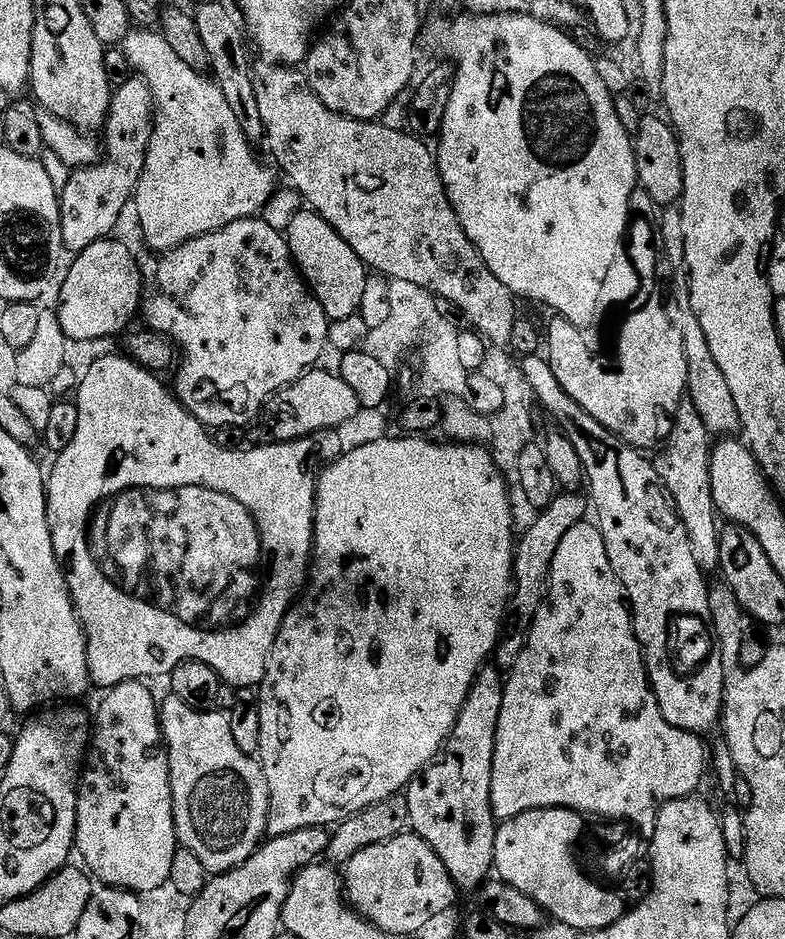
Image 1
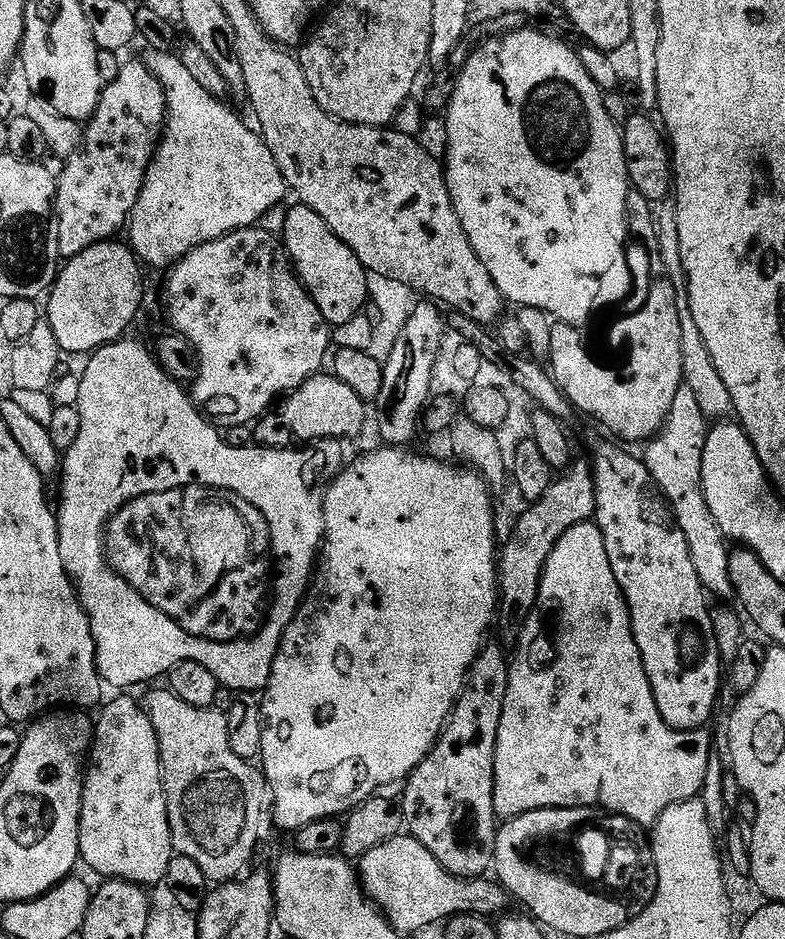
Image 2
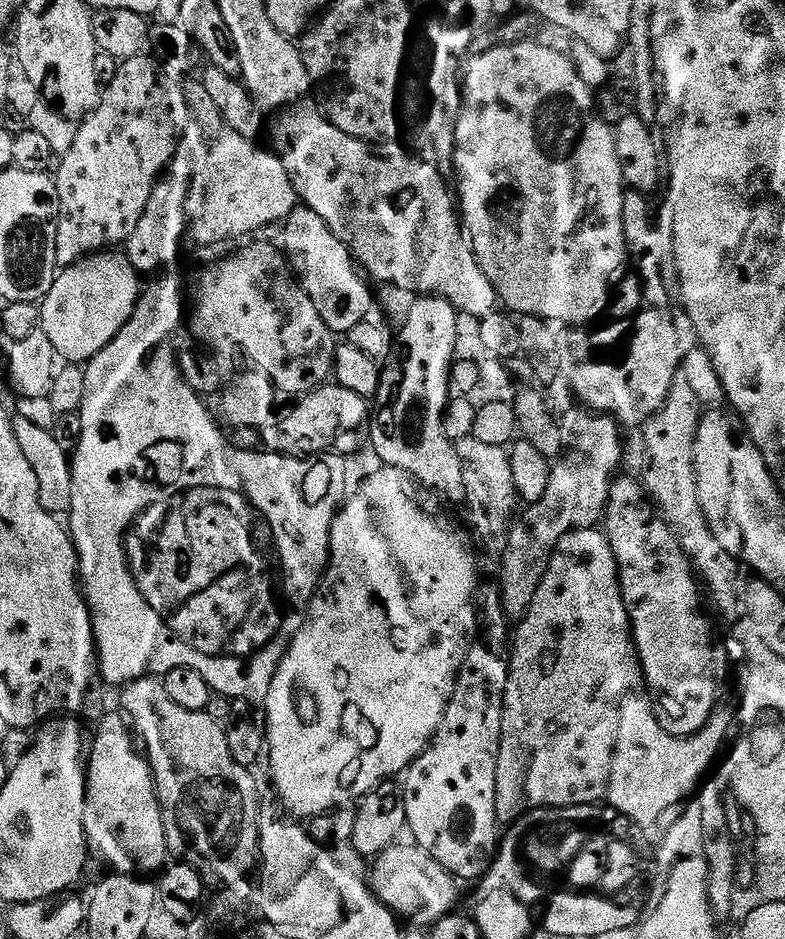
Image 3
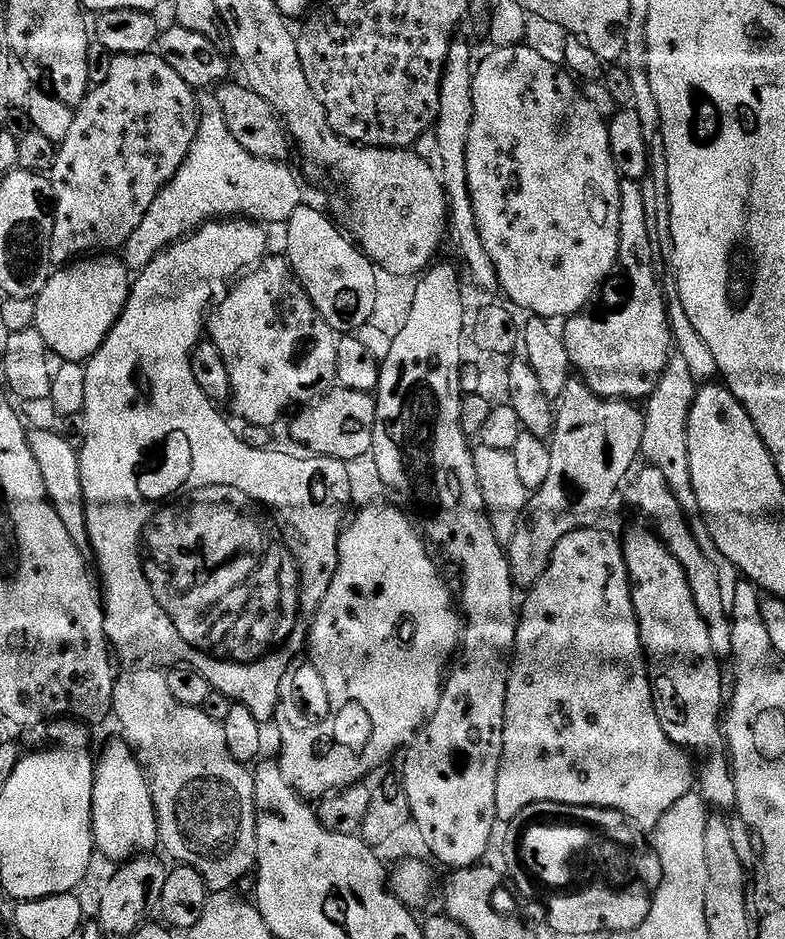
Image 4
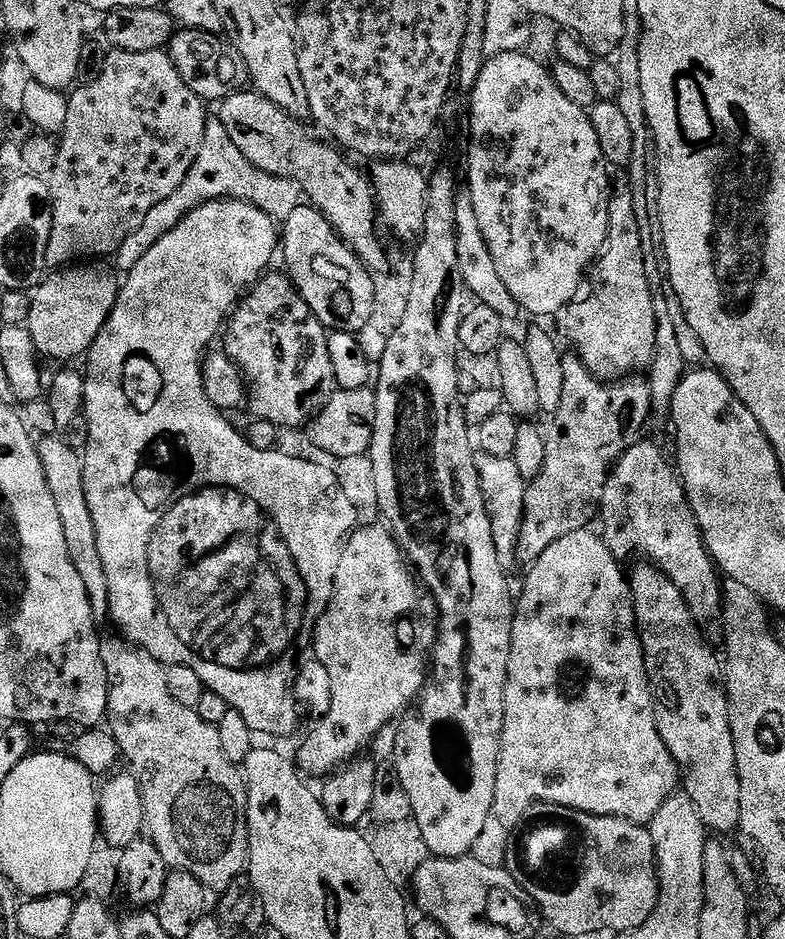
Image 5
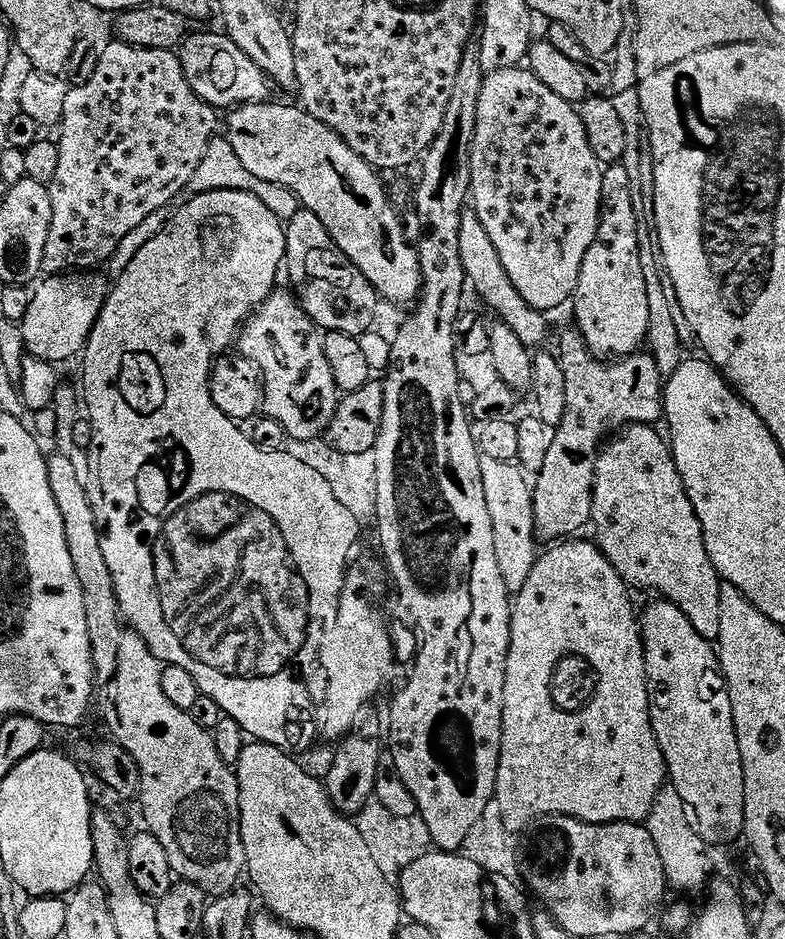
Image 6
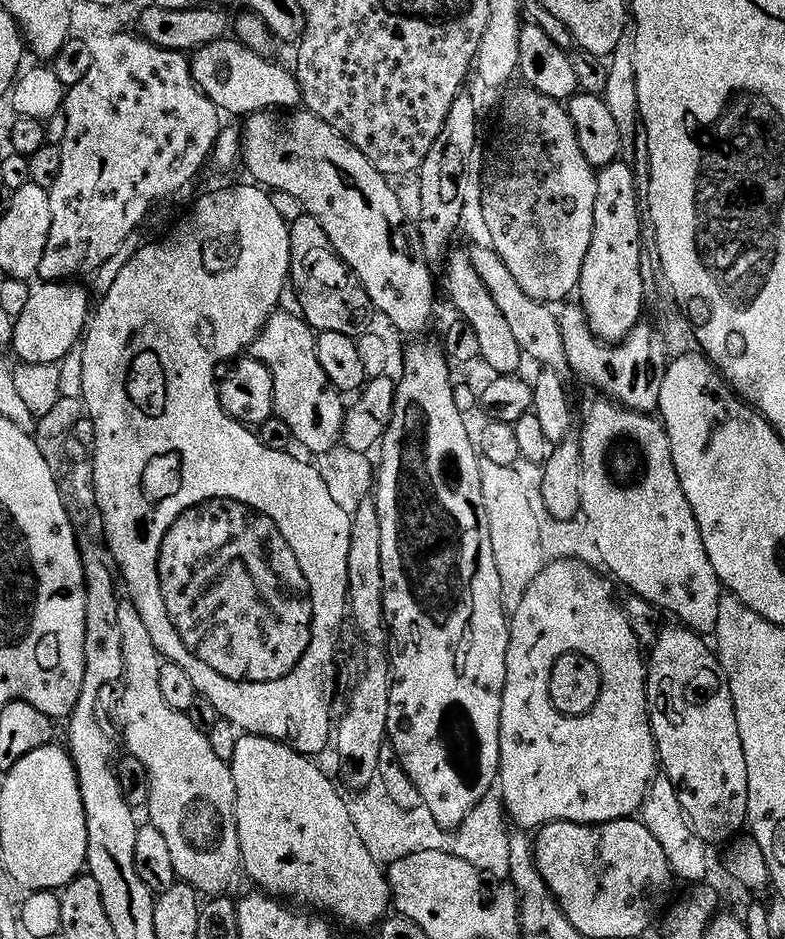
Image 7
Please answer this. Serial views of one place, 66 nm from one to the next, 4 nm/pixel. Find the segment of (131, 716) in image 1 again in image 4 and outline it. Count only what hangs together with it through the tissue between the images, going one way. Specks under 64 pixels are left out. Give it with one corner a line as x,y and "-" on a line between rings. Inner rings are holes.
115,738
104,748
104,753
98,756
94,767
94,794
92,795
92,839
97,853
100,852
108,860
115,862
127,862
138,856
151,853
160,842
158,834
158,818
154,810
154,798
150,794
150,786
144,767
138,762
136,753
132,747
123,740

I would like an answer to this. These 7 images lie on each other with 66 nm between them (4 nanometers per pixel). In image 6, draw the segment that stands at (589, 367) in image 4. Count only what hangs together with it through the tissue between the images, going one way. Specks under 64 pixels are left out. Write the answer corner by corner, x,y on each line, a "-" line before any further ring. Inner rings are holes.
617,162
604,169
598,234
586,250
570,309
576,315
575,327
597,358
623,358
635,356
645,347
650,326
648,305
638,254
638,218
634,218
634,198
630,198
630,174
626,174
624,163

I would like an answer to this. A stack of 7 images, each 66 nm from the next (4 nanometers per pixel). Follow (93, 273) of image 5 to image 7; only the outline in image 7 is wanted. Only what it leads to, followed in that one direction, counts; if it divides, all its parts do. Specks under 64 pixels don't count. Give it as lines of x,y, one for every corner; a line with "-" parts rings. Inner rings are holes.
40,282
31,289
26,310
15,319
16,329
10,345
22,364
59,365
72,347
81,343
90,319
88,292
80,282

